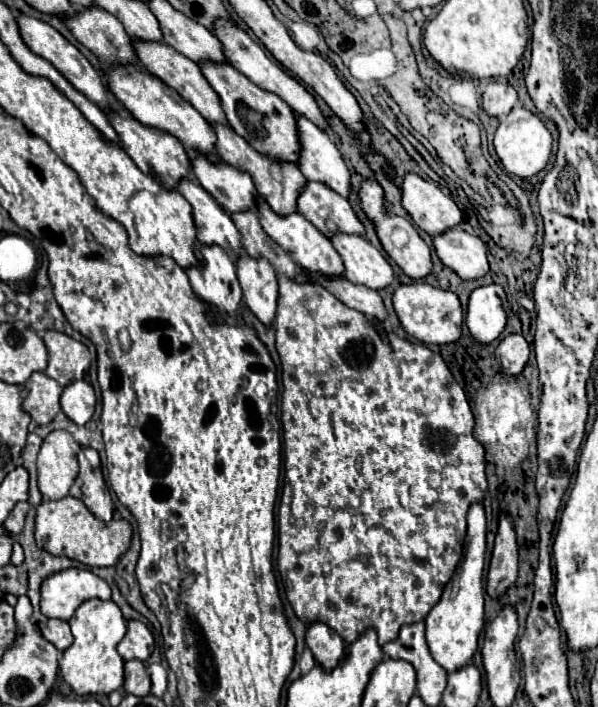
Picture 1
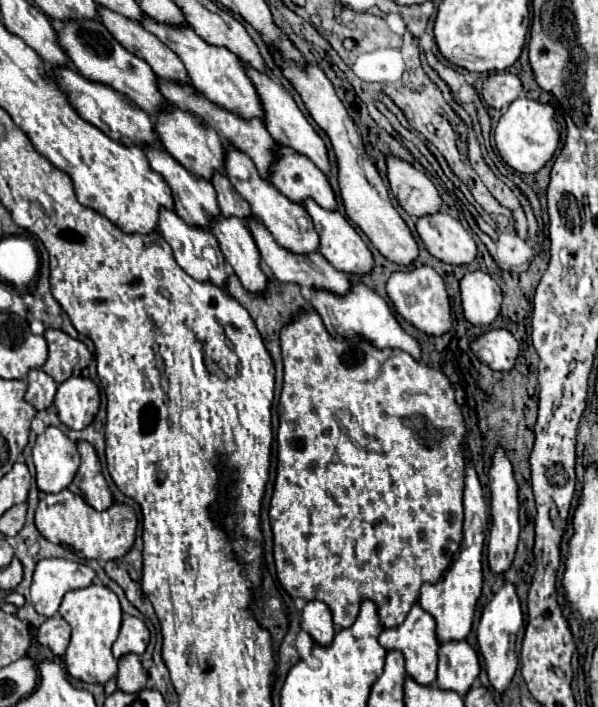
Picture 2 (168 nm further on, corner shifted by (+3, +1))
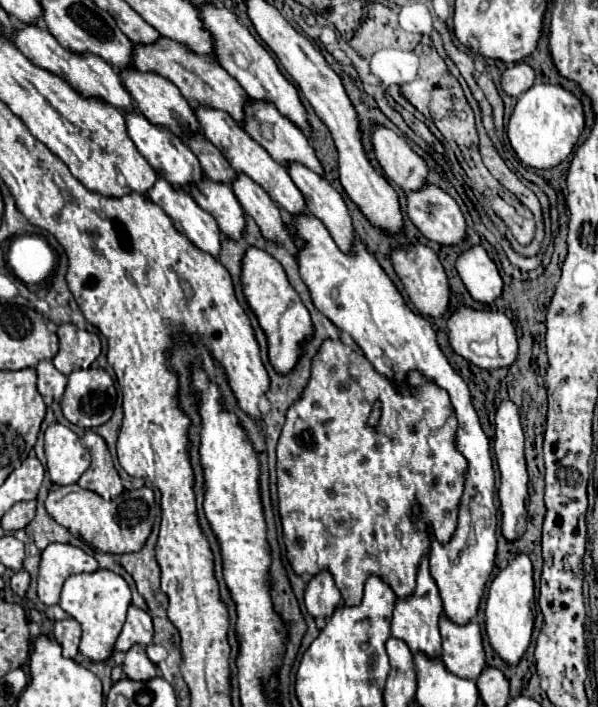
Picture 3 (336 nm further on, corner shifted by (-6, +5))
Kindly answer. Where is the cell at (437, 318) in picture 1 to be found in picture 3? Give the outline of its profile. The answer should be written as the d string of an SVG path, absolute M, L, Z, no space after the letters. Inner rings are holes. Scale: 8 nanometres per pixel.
M409 246L409 248L399 248L391 254L393 268L397 276L403 282L403 288L409 296L409 300L415 304L415 308L423 316L431 318L445 318L449 312L449 298L451 298L451 288L447 282L447 274L443 264L439 262L437 254L429 250L427 246Z

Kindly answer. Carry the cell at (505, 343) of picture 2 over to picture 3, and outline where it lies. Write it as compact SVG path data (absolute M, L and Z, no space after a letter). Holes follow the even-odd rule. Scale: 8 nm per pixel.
M459 308L447 318L449 328L449 342L453 350L473 362L479 368L509 368L517 358L517 336L513 322L501 312L487 312L487 310L471 310Z

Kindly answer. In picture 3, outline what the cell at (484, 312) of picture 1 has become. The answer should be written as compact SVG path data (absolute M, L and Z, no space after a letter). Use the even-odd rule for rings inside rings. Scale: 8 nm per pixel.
M473 246L457 260L457 272L473 296L483 304L493 304L503 292L503 280L495 262L487 256L483 246Z

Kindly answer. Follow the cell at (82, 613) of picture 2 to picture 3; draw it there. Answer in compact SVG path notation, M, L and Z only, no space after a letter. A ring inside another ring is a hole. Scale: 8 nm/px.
M101 568L95 574L73 574L71 578L67 578L59 602L59 606L81 624L83 636L79 652L91 662L107 662L111 658L115 640L125 624L129 604L131 604L131 590L127 582L119 574Z

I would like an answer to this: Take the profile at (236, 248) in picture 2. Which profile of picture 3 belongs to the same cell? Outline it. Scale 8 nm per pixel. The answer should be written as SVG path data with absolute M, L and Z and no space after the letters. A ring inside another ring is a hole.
M207 178L207 182L203 182L199 190L195 190L193 198L205 212L209 212L217 220L221 232L227 238L239 240L245 236L245 214L231 186L217 184Z

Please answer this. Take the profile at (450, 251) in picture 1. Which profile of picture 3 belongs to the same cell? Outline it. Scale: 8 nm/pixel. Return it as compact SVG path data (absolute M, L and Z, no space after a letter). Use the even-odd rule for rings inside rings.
M433 184L407 194L407 214L427 240L441 246L455 246L467 238L467 222L461 208Z

